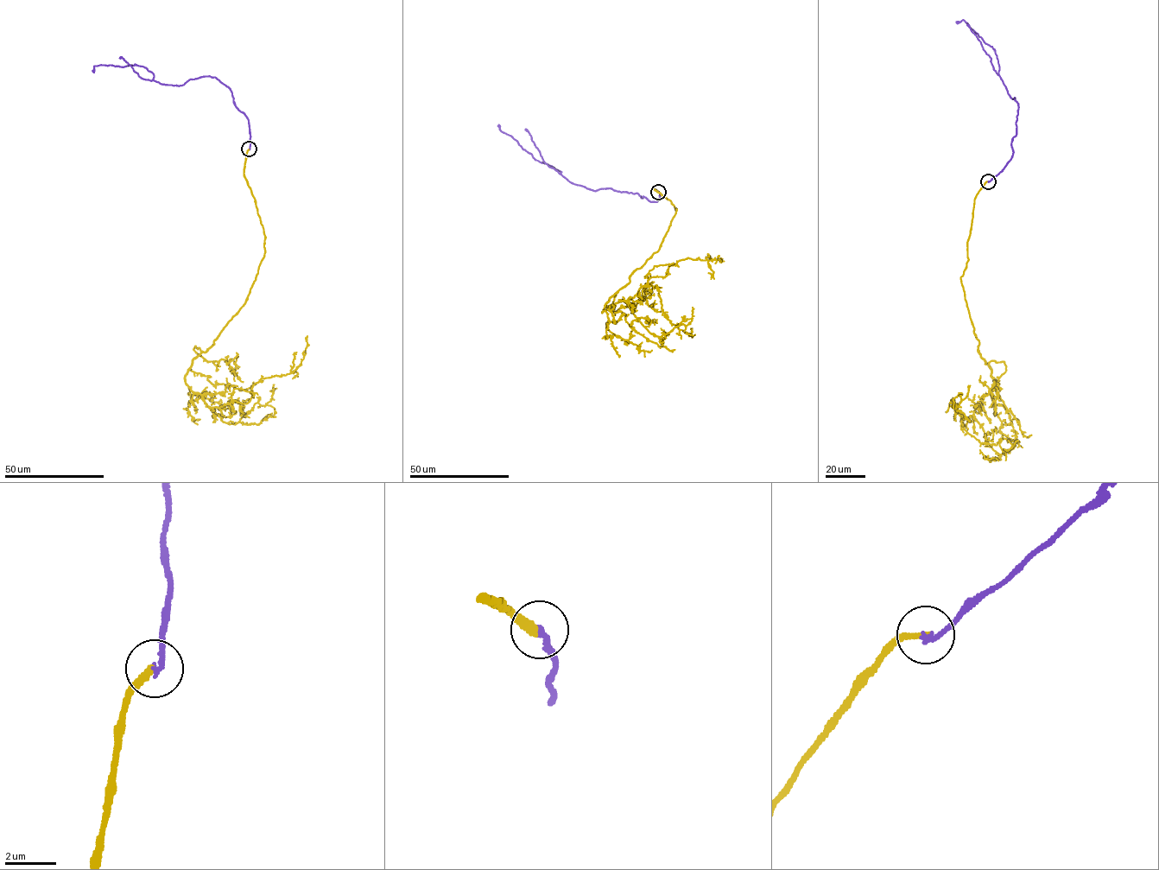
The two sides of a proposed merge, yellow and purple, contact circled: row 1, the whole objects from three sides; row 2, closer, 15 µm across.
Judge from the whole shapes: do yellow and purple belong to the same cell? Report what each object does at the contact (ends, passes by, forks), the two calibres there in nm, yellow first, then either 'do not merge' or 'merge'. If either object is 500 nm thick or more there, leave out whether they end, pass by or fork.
yellow ends there; purple ends there; 240 nm thick on the yellow side, 200 nm on the other; do not merge

